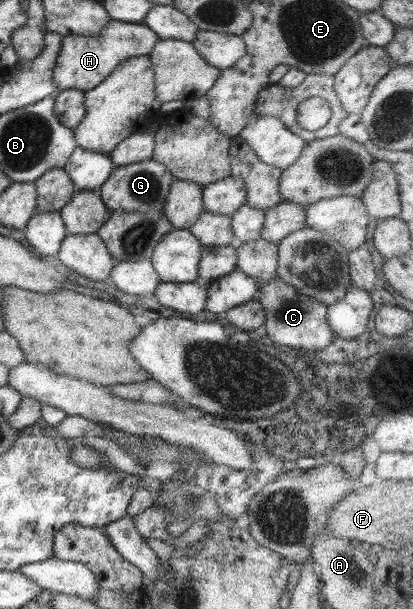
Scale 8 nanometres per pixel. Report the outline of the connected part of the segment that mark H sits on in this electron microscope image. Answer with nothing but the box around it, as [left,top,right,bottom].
[52,19,158,93]

